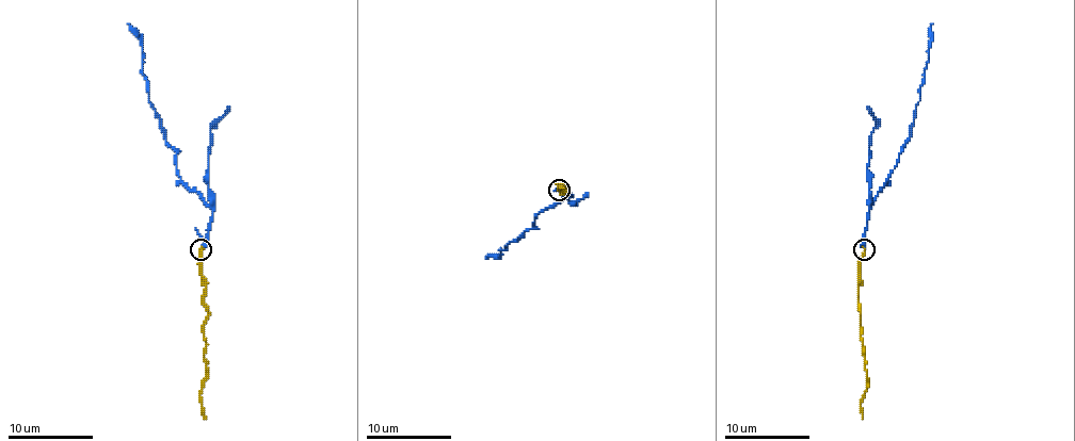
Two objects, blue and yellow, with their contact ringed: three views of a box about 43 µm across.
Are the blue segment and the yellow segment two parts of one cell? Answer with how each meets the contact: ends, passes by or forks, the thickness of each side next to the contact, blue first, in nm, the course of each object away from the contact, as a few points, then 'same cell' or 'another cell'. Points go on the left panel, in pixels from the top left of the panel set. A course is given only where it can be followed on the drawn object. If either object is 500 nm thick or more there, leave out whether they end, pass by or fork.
blue passes by | yellow ends | 200/200 nm | blue via (202, 248), (212, 209), (180, 179), (176, 153), (163, 136), (159, 115), (148, 100), (140, 38), (127, 23) | yellow via (202, 248), (202, 278), (206, 287), (204, 306), (208, 319), (204, 340), (206, 380), (199, 393), (206, 419) | same cell

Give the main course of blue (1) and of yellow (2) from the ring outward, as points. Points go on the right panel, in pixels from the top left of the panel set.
1: (865, 248), (869, 209), (909, 136), (919, 100), (932, 23)
2: (865, 248), (859, 287), (861, 340), (867, 380), (861, 412), (863, 419)

